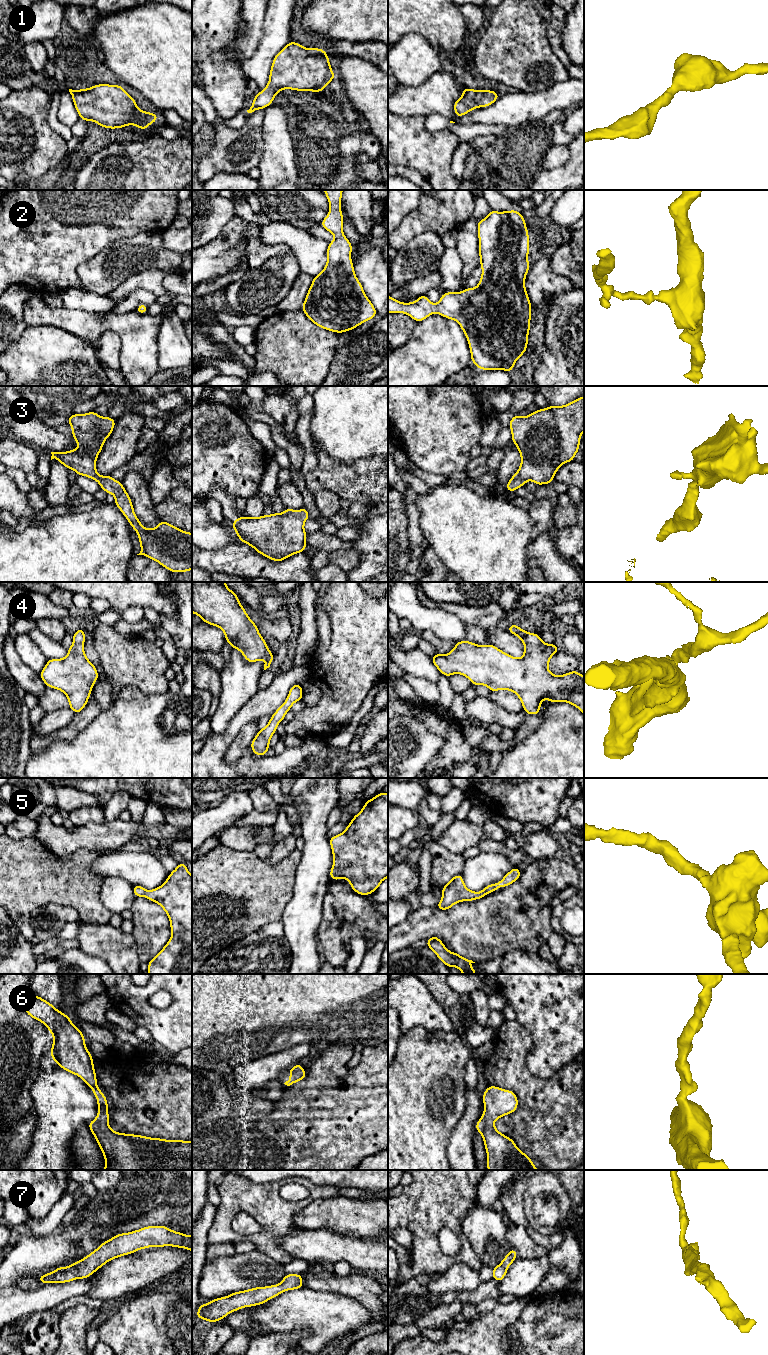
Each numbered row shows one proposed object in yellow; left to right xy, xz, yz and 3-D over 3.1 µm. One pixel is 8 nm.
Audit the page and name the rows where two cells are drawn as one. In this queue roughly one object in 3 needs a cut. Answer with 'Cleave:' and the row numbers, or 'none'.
Cleave: none

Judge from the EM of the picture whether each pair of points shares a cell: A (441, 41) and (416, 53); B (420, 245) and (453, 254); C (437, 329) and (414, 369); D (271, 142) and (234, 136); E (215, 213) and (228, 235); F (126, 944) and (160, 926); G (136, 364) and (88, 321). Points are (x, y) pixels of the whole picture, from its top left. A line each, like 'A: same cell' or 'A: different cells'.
A: different cells
B: different cells
C: same cell
D: different cells
E: different cells
F: different cells
G: same cell

